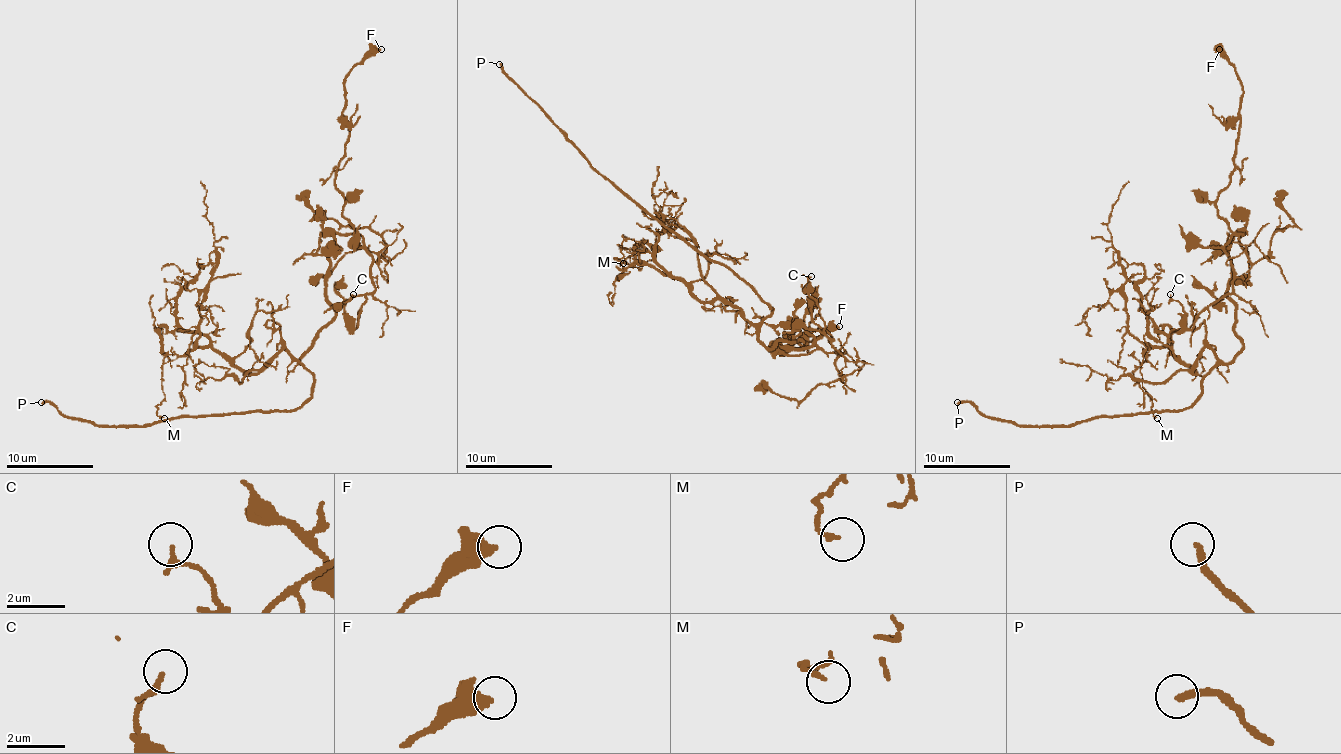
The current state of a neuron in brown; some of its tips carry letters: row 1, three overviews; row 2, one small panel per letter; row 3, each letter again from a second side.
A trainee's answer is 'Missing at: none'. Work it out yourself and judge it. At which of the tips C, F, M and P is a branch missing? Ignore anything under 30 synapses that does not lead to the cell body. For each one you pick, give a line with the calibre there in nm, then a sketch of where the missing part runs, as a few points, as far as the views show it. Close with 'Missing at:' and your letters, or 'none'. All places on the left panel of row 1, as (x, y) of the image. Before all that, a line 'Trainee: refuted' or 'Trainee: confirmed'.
Trainee: refuted
P: 220 nm thick
Missing at: P

